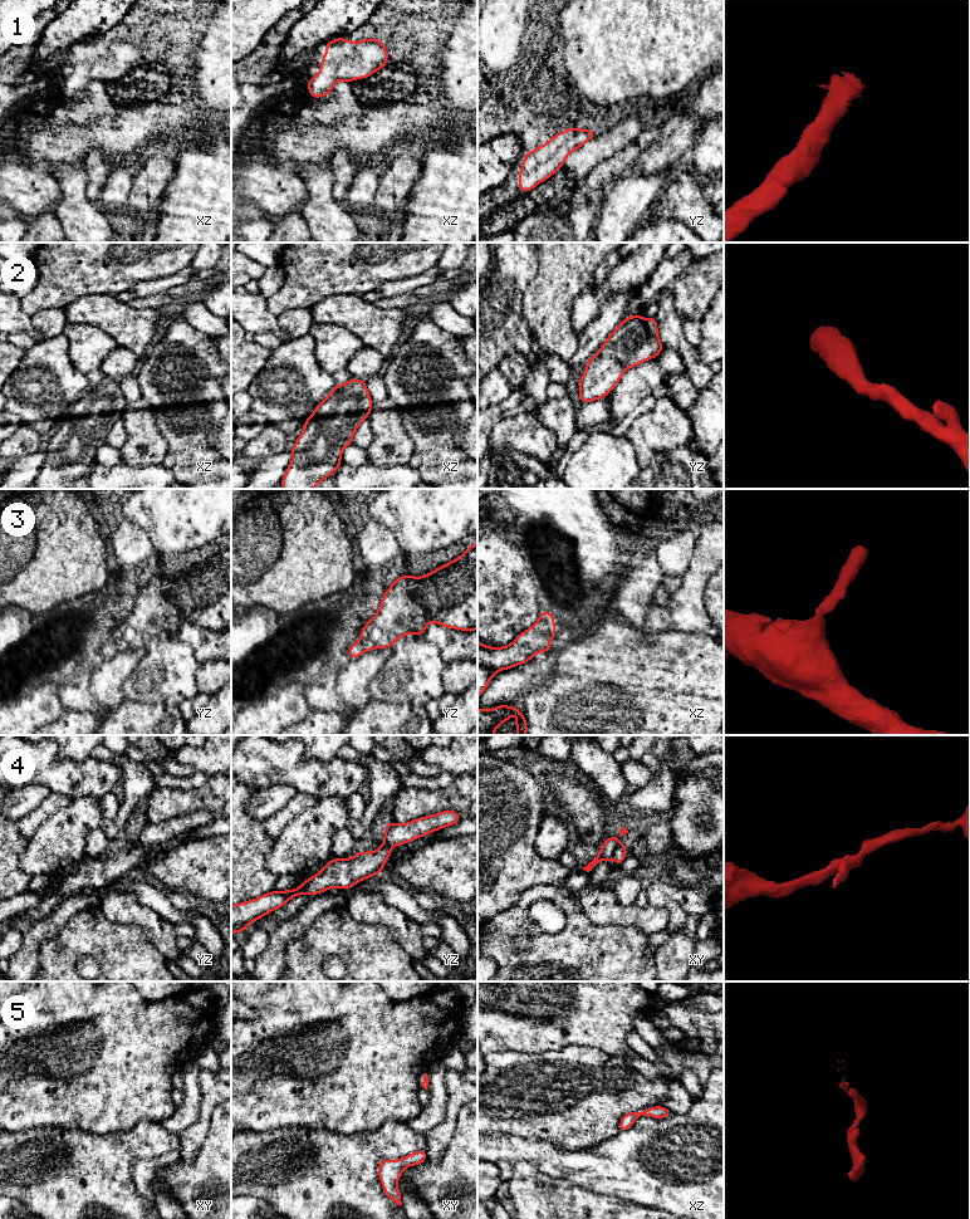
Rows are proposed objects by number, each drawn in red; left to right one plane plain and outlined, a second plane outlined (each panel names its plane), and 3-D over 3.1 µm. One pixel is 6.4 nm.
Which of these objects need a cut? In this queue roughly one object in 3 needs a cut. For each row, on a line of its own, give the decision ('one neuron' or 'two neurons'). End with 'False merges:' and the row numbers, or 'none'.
1: one neuron
2: one neuron
3: one neuron
4: two neurons
5: one neuron
False merges: 4

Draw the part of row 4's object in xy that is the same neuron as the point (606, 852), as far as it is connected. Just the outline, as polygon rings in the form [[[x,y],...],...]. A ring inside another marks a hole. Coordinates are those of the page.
[[[608,837],[602,848],[599,850],[598,856],[592,860],[586,867],[582,867],[584,871],[589,872],[594,868],[594,866],[599,862],[599,861],[609,861],[613,857],[613,853],[617,848],[617,846],[619,845],[619,839],[616,837]]]

